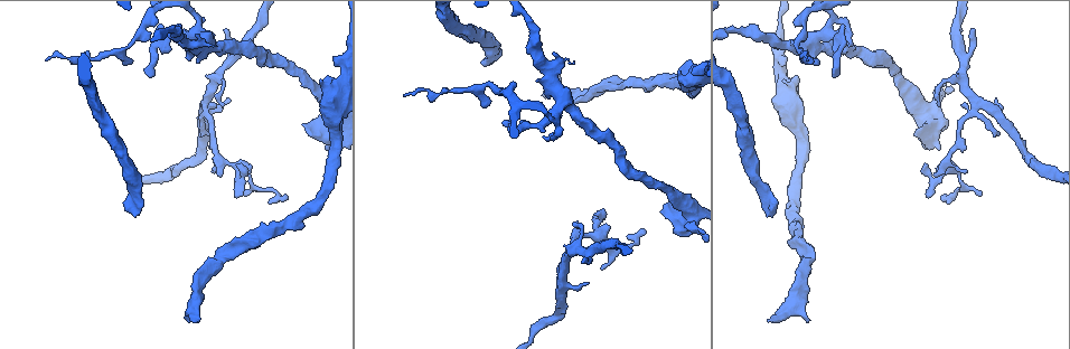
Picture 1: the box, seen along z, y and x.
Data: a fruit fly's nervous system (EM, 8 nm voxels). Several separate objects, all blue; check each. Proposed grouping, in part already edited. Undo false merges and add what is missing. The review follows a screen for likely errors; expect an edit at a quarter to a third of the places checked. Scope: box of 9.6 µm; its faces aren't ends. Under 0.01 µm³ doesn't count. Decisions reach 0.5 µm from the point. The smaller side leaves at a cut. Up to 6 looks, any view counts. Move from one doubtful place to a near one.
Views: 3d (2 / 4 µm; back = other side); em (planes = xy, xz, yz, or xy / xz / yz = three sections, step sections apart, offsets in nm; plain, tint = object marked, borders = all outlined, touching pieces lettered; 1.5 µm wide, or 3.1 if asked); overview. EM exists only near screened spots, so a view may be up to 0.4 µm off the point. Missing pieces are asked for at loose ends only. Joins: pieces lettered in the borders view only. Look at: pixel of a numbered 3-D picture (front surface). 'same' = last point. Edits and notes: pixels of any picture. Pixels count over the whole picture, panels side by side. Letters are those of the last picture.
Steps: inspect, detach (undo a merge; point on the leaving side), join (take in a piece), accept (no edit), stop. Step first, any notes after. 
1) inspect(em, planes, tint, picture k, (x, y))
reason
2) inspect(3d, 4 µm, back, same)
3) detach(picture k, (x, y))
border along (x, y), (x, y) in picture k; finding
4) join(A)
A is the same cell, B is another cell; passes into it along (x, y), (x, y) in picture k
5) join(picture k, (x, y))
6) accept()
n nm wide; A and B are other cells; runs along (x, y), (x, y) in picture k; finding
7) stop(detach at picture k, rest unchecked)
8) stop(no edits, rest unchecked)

inspect(3d, 4 µm, picture 1, (926, 195))
branch stops here

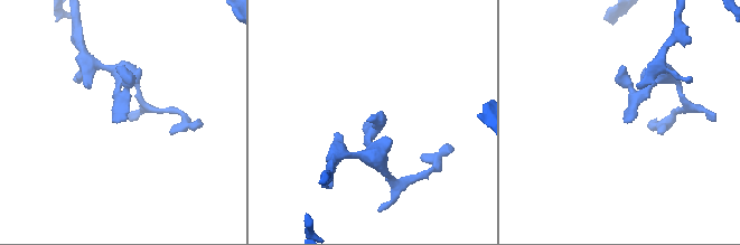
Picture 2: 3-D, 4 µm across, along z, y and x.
inspect(em, xy, step 4, borders, picture 2, (126, 120))

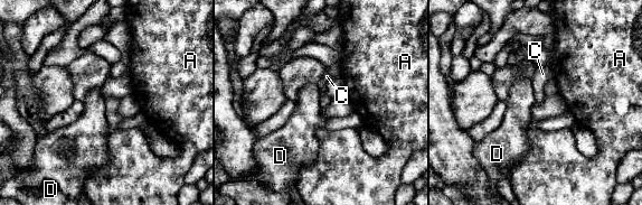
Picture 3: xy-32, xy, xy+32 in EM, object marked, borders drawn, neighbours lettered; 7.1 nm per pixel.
inspect(em, xz, step 4, borders, same)
cut it another way

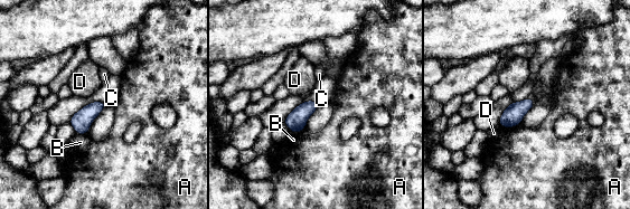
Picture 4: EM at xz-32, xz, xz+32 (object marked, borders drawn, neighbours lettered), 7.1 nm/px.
accept()
A, B, C and D are other cells; border along (520, 122), (513, 126), (500, 126) in picture 4; none of them fits

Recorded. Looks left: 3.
inspect(3d, 2 µm, picture 1, (972, 29))
tapers out

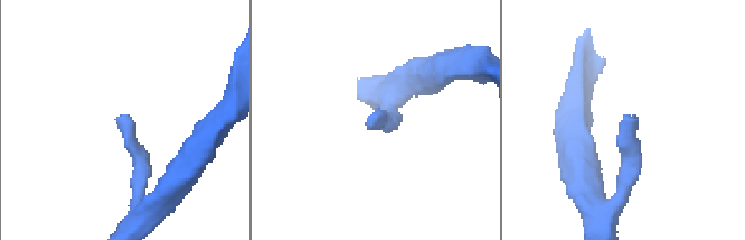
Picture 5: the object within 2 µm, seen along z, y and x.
inspect(em, planes, tint, picture 5, (367, 124))
need the tissue

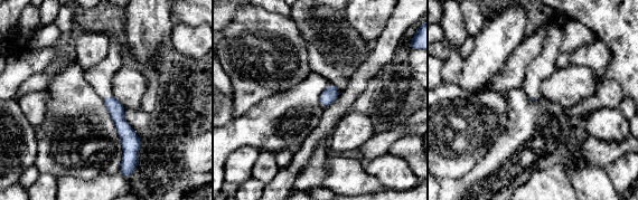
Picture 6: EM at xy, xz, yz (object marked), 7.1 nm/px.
inspect(em, planes, borders, same)

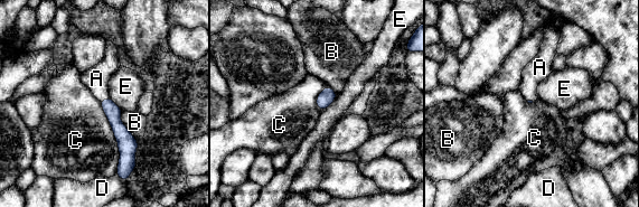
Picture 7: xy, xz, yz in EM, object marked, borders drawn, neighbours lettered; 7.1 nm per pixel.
join(A)
A is the same cell, B, C, D and E are other cells; passes into it along (112, 111), (105, 99), (96, 78) in picture 7; it goes on there

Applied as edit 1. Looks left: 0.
stop(join at picture 7, rest unchecked)

